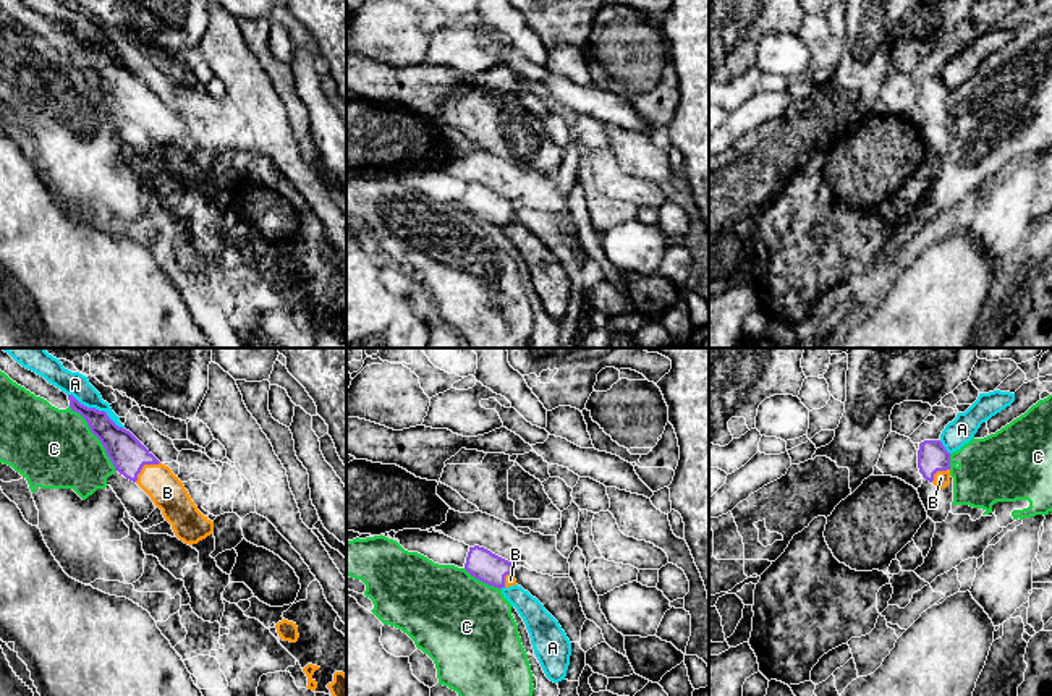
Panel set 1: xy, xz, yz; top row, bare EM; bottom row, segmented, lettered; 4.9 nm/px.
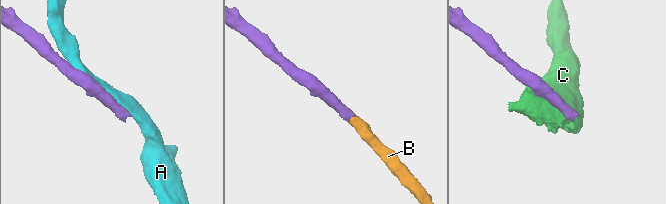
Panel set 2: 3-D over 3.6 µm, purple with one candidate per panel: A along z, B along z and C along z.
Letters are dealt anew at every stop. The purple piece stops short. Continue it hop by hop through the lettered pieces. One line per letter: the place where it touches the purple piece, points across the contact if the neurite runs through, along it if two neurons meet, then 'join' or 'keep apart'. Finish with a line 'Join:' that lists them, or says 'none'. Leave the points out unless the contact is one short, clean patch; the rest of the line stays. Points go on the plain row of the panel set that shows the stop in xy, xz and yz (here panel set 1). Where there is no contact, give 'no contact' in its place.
A: contact xy (94, 46); keep apart
B: contact xy (143, 102); way xy (128, 93), (143, 102), (167, 130); join
C: contact xy (96, 73); keep apart
Join: B

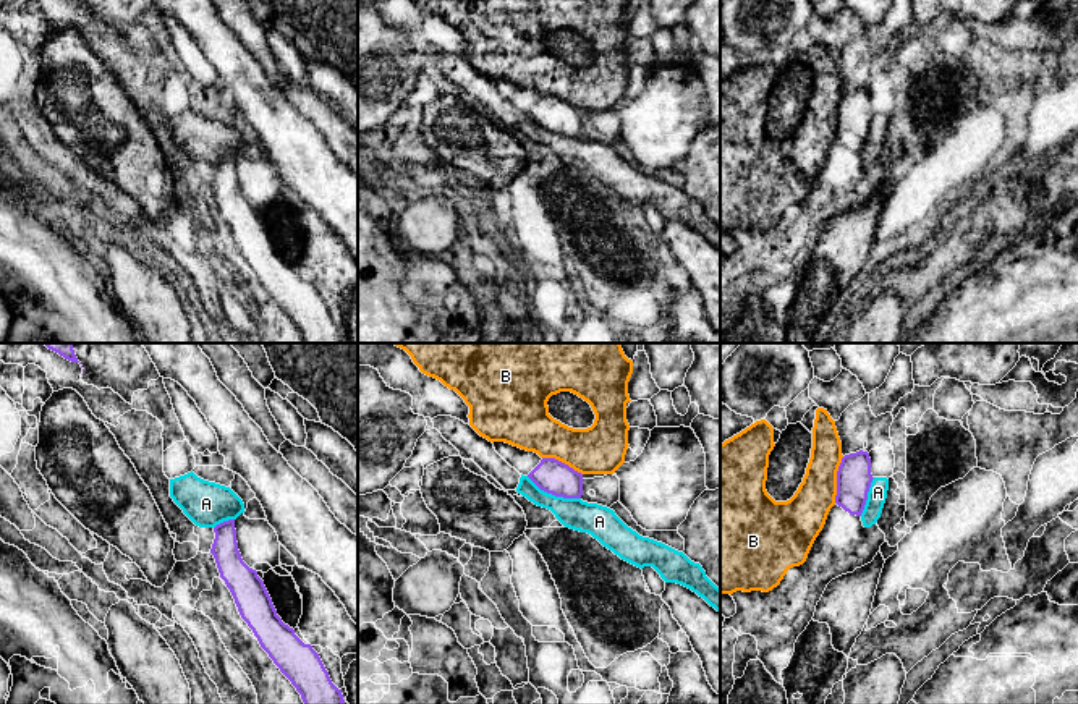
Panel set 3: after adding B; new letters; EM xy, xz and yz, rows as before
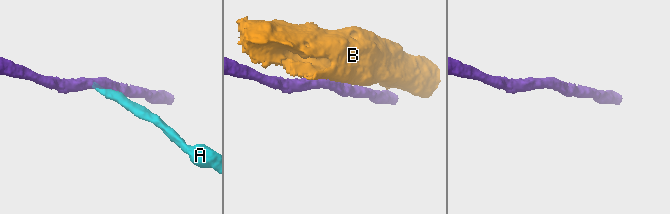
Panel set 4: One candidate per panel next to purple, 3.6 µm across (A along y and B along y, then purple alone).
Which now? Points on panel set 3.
A: contact xz (554, 131); border xz (526, 114), (547, 130), (580, 136); keep apart
B: contact yz (837, 117); keep apart
Join: none

